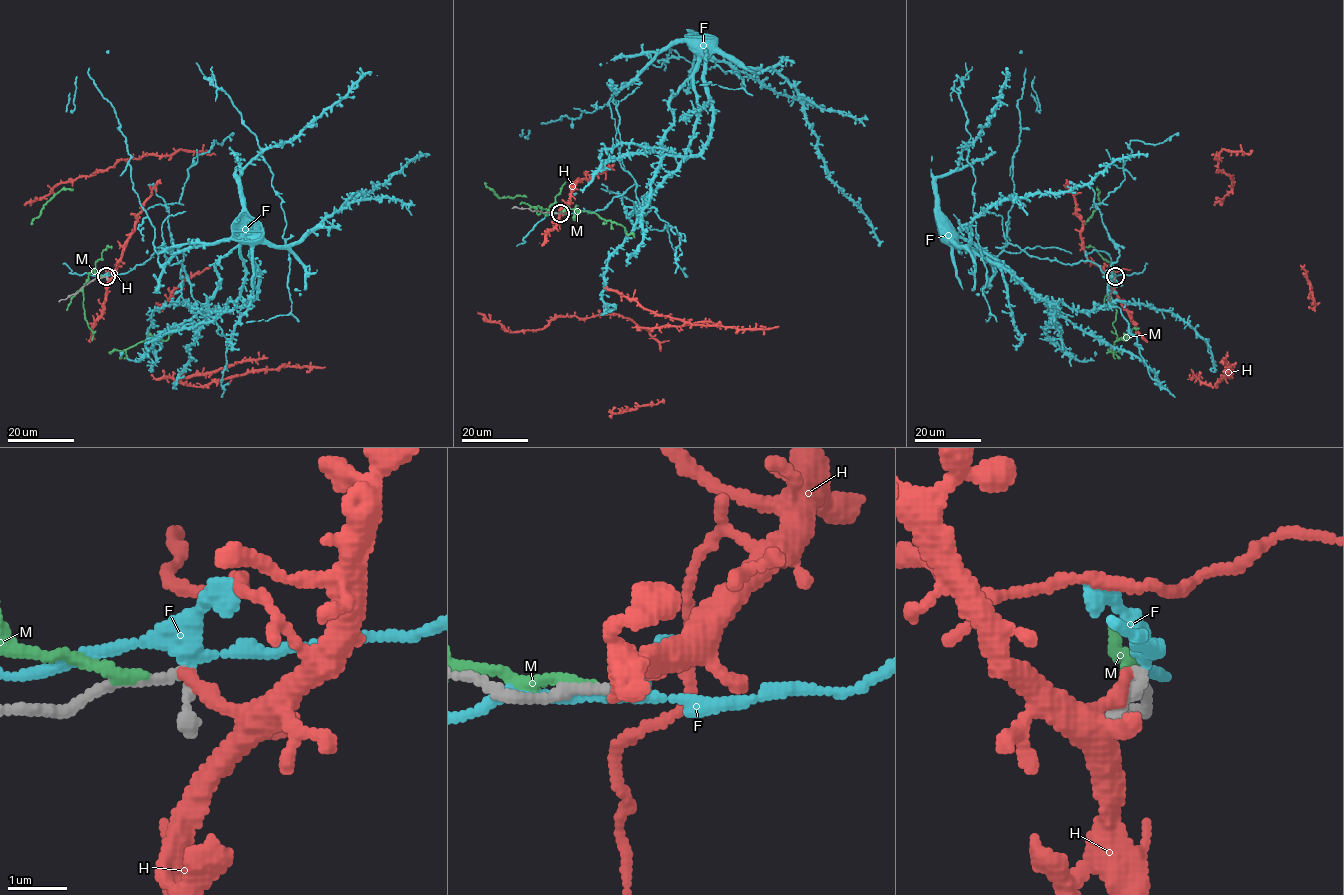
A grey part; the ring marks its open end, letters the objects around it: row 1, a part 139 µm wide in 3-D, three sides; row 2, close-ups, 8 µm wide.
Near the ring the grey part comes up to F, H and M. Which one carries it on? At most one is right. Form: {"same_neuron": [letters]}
{"same_neuron": []}

